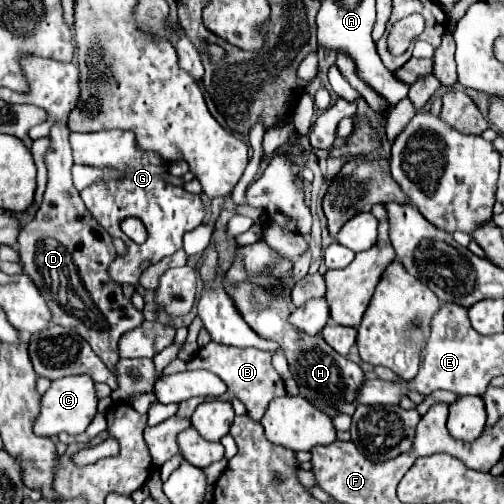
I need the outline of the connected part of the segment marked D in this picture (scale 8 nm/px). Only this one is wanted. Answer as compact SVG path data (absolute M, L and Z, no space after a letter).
M54 124L48 138L50 148L46 152L46 168L48 168L48 186L42 198L42 204L36 212L36 218L26 224L18 236L18 252L22 258L22 268L32 276L34 284L40 288L44 300L48 300L48 306L52 308L52 324L60 324L66 328L72 328L78 332L92 350L102 358L102 362L116 374L116 364L120 360L118 356L118 340L130 332L132 328L138 328L144 322L144 314L138 312L130 298L122 294L122 288L110 278L108 266L116 258L116 250L112 244L112 236L100 228L96 218L86 210L78 190L72 184L72 150L68 142L68 126L66 124Z

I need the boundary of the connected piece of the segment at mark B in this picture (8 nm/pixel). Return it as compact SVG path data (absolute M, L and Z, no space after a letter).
M208 342L188 362L181 360L177 360L177 362L176 369L181 369L180 365L182 365L182 370L210 370L216 376L220 376L228 386L228 390L222 398L226 402L232 402L234 398L242 400L246 410L248 410L248 416L256 422L262 420L262 416L264 416L272 398L278 398L278 396L286 394L282 378L272 368L272 354L270 352L260 352L256 348L236 348L236 346L224 346L224 344Z

